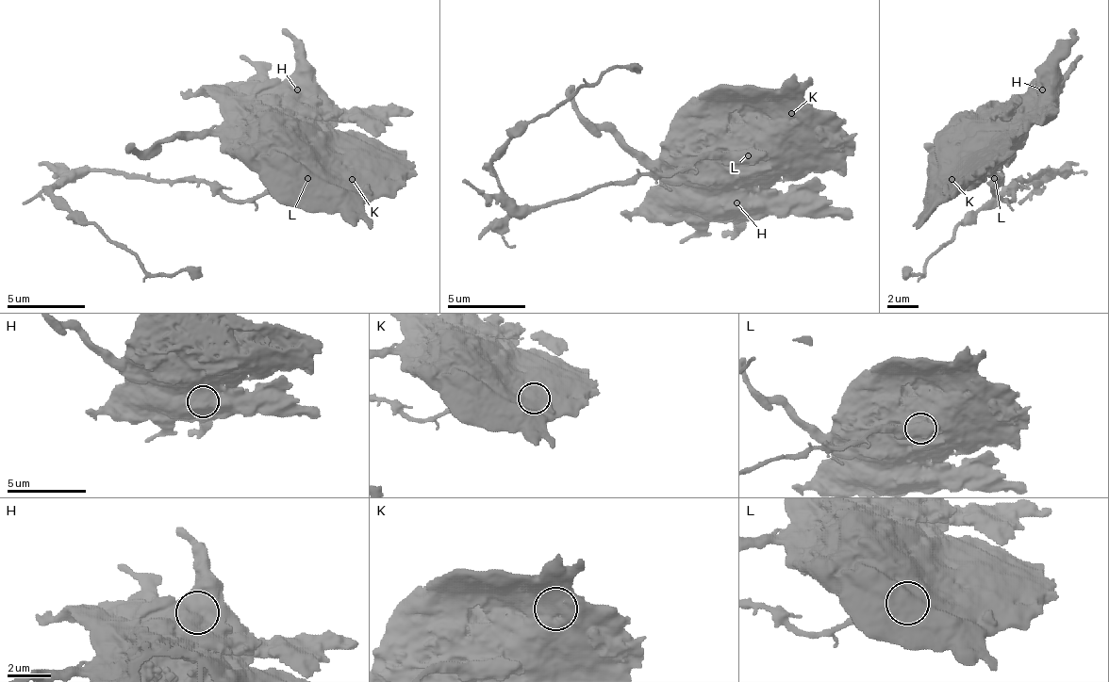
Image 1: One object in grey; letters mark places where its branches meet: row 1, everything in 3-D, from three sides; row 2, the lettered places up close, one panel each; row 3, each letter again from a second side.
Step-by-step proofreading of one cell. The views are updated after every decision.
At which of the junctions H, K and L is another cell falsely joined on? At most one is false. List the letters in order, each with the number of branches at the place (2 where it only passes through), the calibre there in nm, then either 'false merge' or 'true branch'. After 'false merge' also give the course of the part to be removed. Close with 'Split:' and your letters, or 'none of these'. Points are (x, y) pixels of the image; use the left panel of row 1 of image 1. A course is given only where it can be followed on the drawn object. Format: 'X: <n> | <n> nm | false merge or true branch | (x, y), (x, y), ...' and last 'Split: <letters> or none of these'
H: 2 | 750 nm | true branch
K: 1 | 1200 nm | true branch
L: 3 | 650 nm | false merge | (308, 179), (246, 199), (97, 171), (58, 187), (74, 215), (148, 273), (203, 277)
Split: L

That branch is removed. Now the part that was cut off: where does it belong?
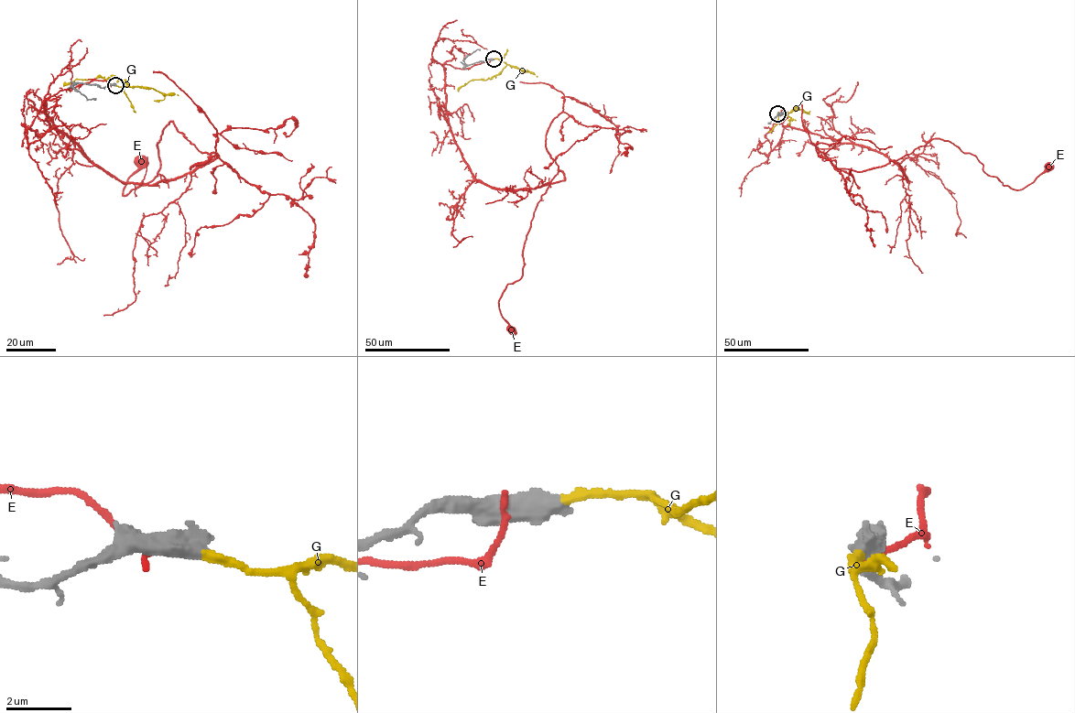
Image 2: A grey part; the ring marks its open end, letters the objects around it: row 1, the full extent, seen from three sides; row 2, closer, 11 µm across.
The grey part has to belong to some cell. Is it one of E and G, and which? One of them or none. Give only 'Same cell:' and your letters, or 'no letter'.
Same cell: G

